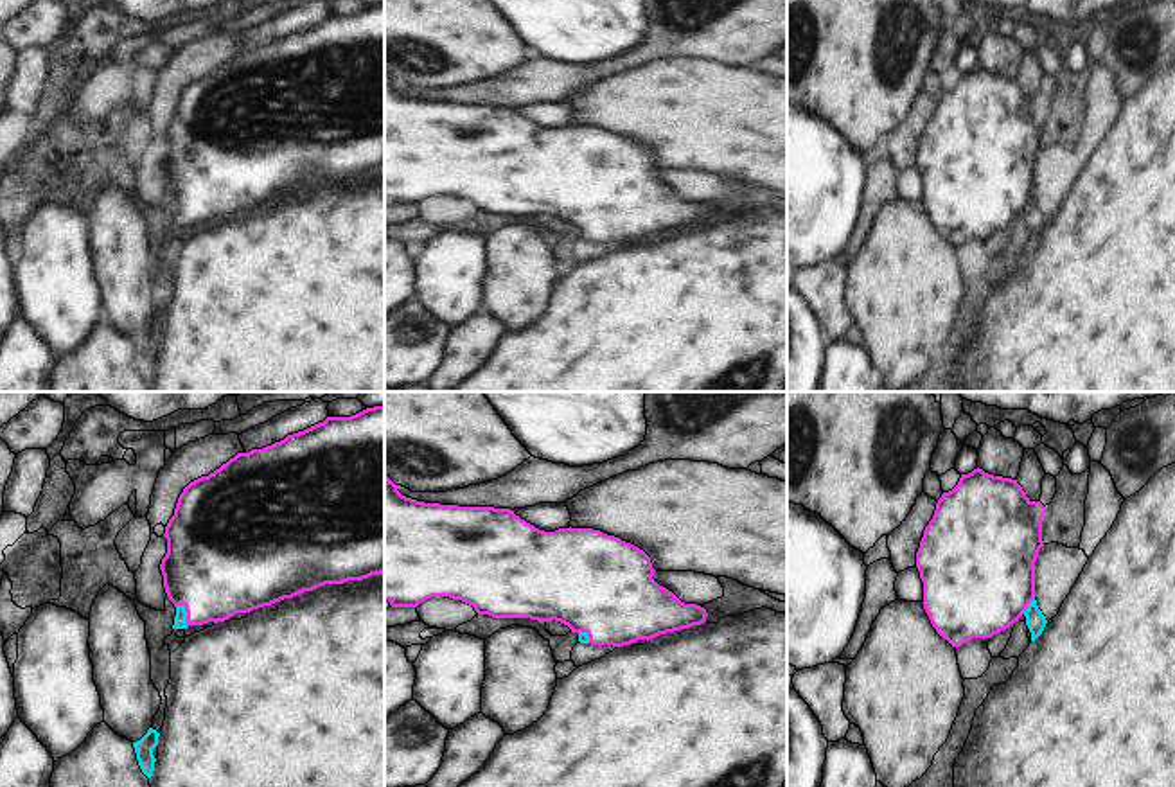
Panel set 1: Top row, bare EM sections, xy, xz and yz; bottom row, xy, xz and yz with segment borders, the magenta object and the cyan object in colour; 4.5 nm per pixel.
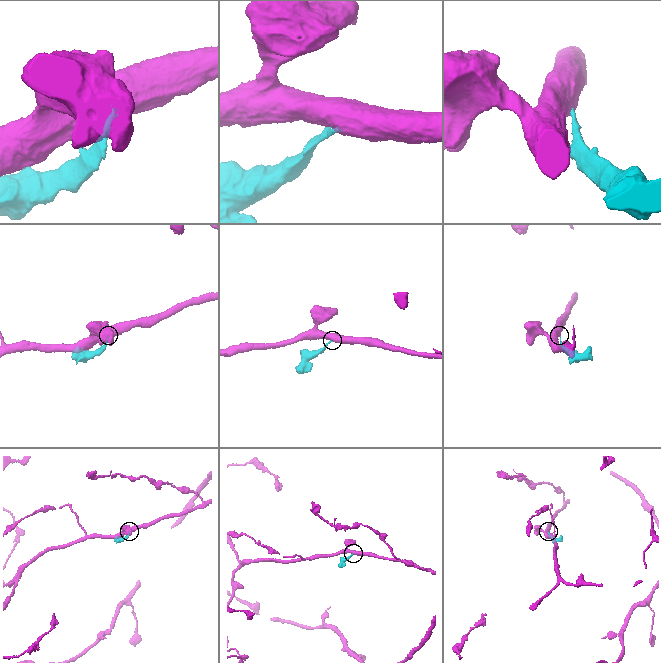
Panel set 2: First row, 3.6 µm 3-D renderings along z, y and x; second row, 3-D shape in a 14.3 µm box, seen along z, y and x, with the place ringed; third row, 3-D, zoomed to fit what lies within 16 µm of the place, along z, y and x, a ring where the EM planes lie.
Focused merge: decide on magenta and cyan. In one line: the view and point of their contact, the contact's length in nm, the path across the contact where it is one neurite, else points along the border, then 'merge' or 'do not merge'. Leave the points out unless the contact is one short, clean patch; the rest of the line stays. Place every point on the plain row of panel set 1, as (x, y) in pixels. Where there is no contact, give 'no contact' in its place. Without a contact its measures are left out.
xy (187, 212) | 110 nm | across xy (214, 164), (187, 212), (180, 218) | merge

